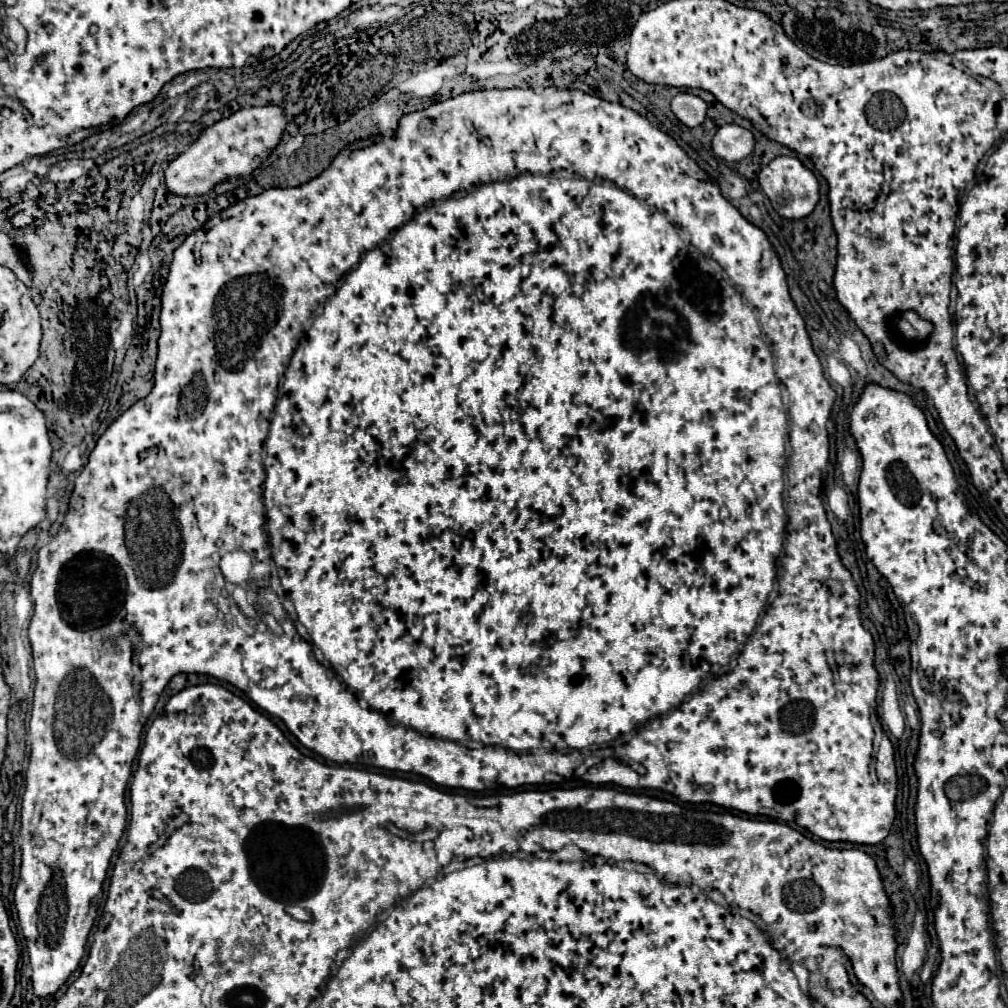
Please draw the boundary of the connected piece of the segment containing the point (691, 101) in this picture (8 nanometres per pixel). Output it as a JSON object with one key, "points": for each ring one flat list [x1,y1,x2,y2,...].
{"points":[[678,93,672,99,672,111,674,115,686,125,686,127,698,127,706,119,708,105,690,93]]}

